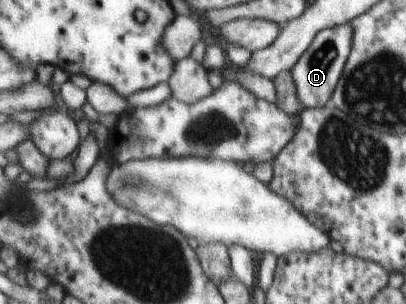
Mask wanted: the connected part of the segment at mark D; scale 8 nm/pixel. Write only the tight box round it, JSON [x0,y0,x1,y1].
[290,24,351,109]

